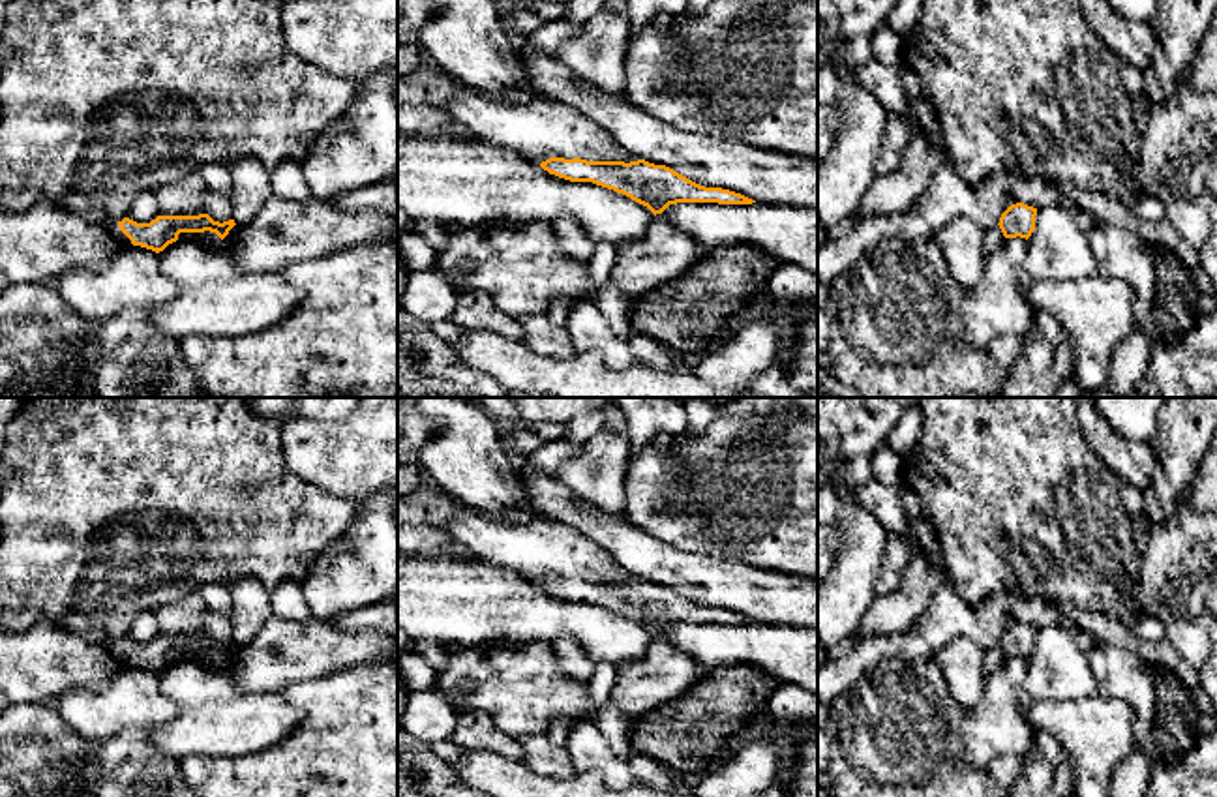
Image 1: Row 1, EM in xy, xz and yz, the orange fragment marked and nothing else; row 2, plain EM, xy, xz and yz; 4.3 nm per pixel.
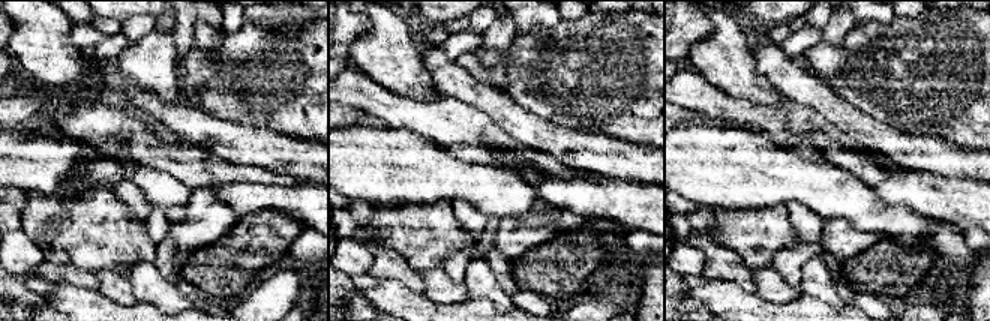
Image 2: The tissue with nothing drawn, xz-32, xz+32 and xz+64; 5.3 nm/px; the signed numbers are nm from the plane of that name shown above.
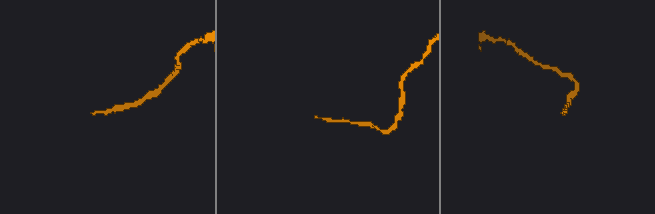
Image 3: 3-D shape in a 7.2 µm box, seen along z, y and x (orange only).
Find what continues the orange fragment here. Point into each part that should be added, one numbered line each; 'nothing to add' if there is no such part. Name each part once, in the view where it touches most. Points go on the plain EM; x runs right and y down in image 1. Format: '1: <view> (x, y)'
1: xz (537, 548)

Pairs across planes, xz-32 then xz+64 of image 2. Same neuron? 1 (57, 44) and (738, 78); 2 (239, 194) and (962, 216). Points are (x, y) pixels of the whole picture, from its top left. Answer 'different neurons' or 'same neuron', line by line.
1: same neuron
2: same neuron

